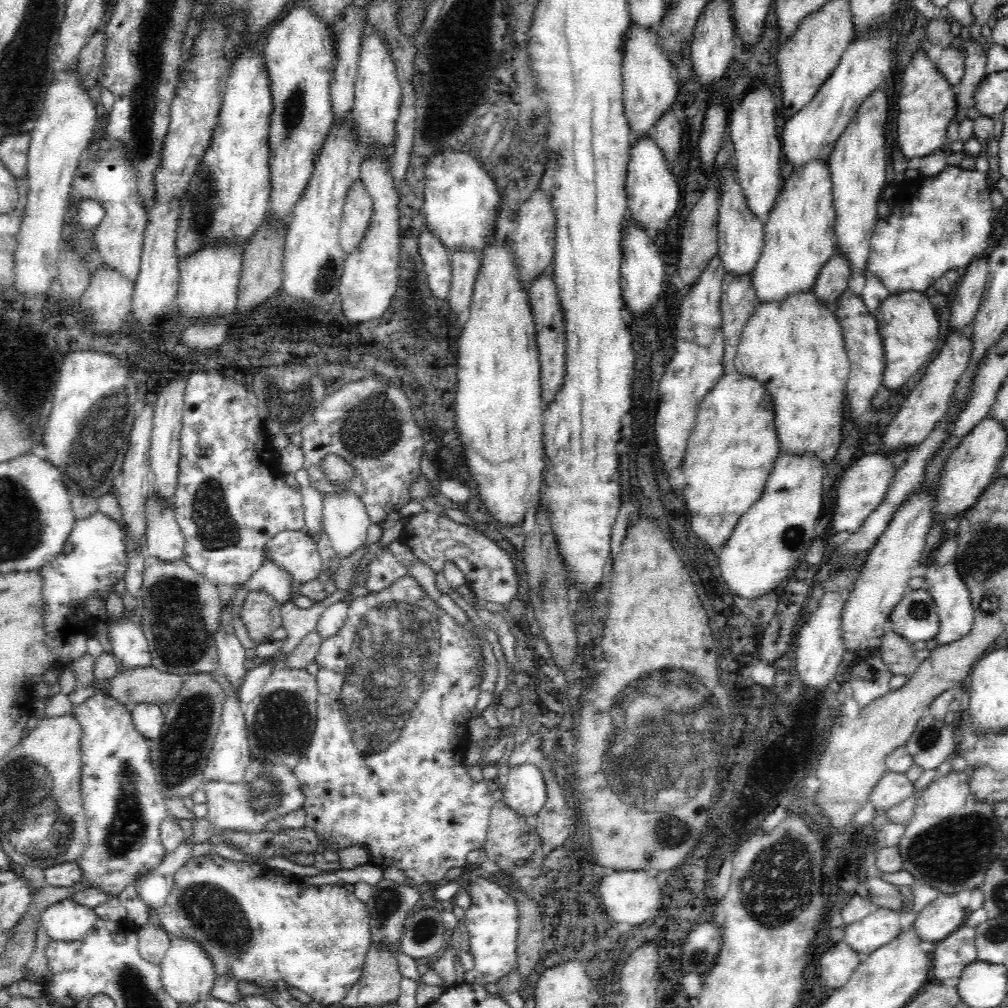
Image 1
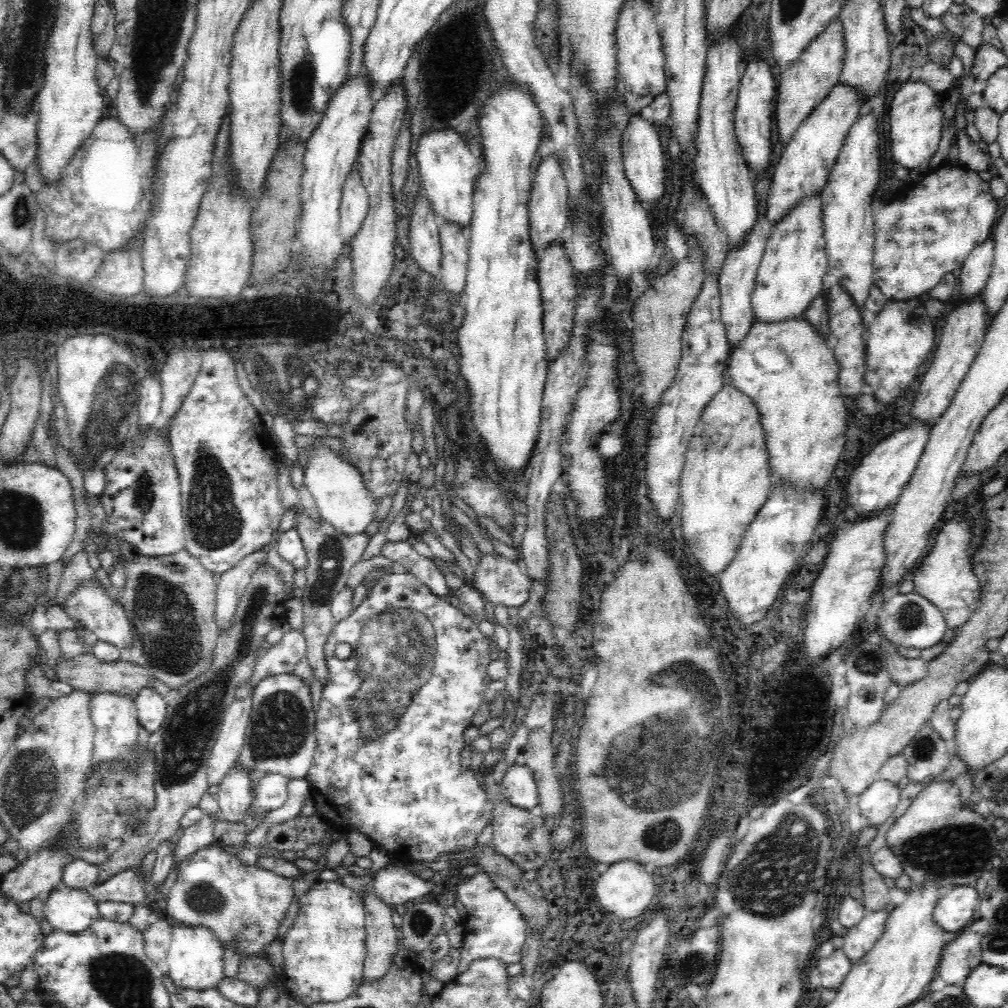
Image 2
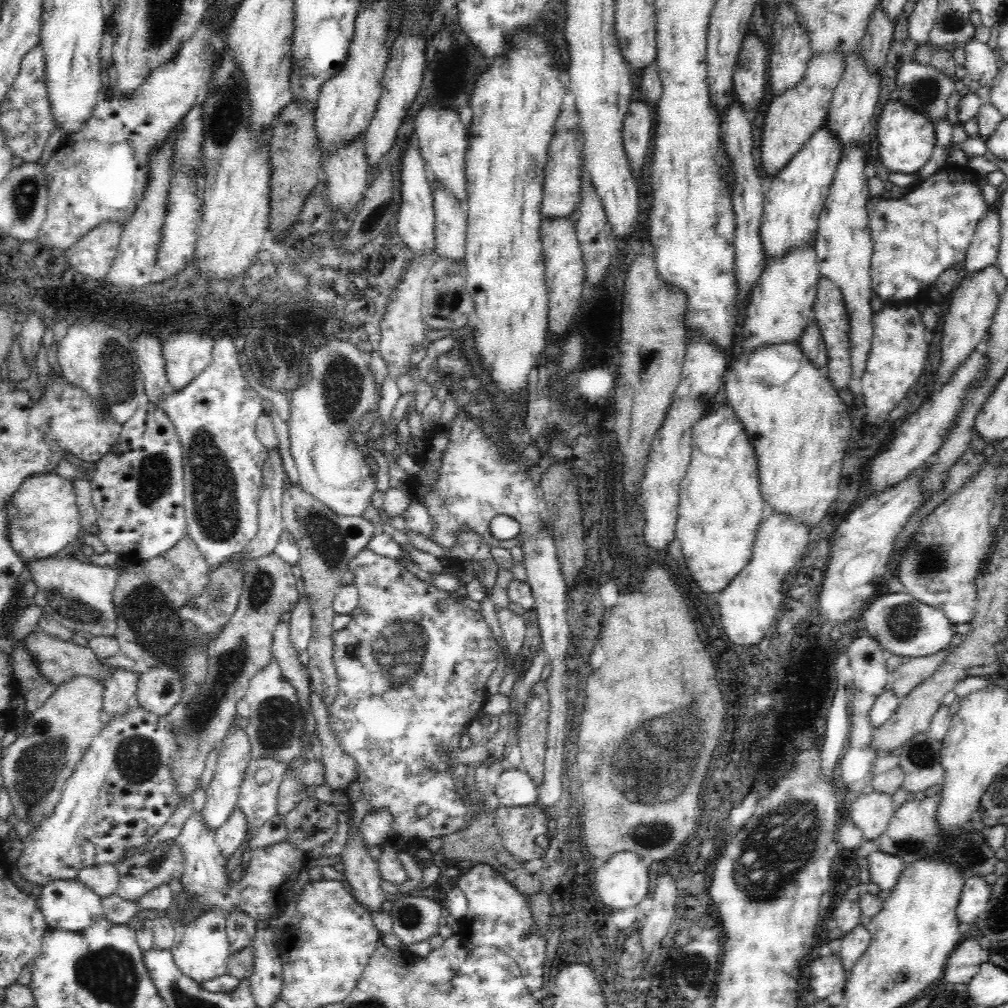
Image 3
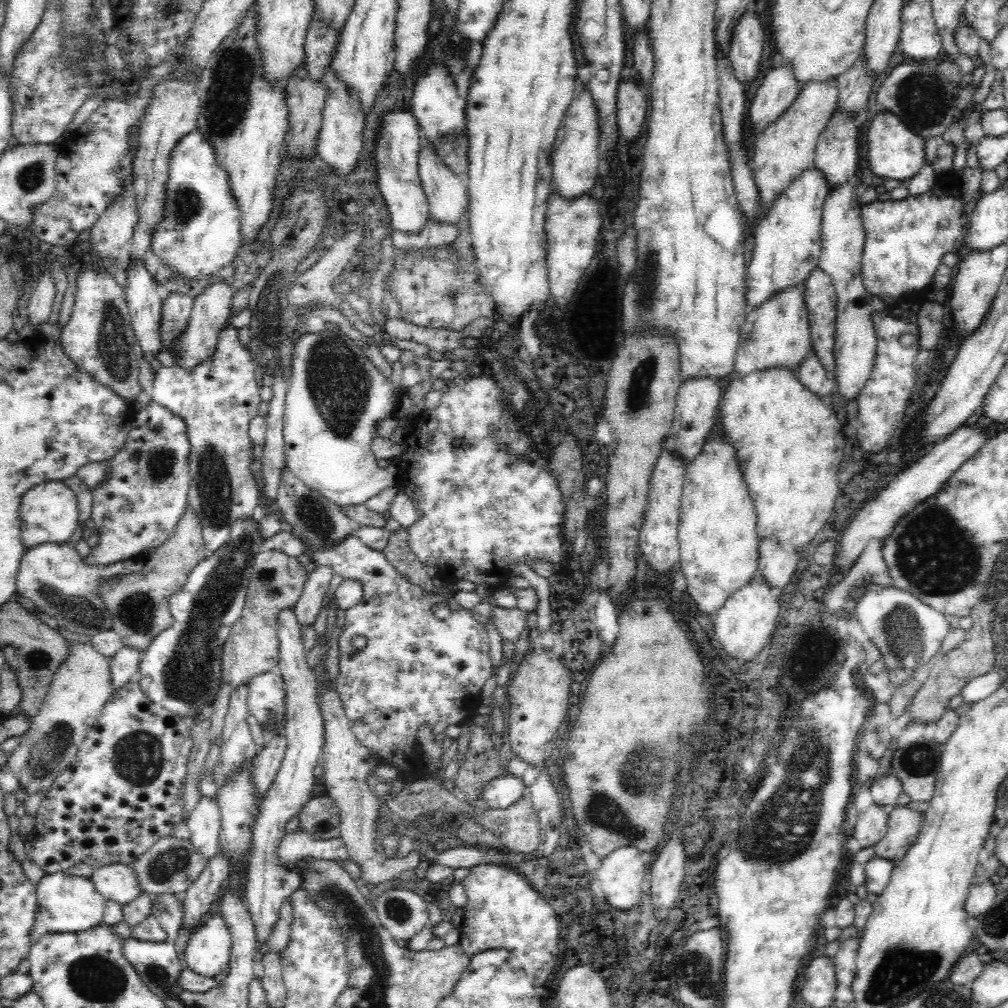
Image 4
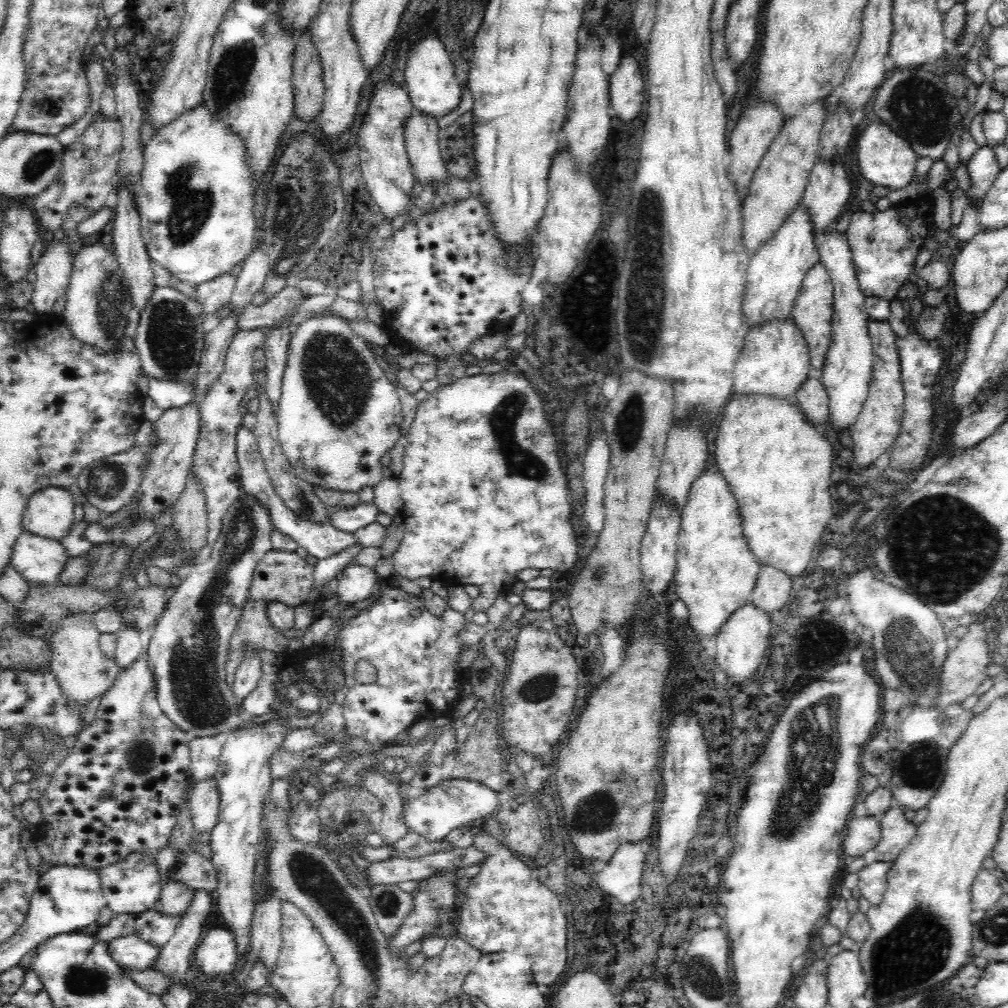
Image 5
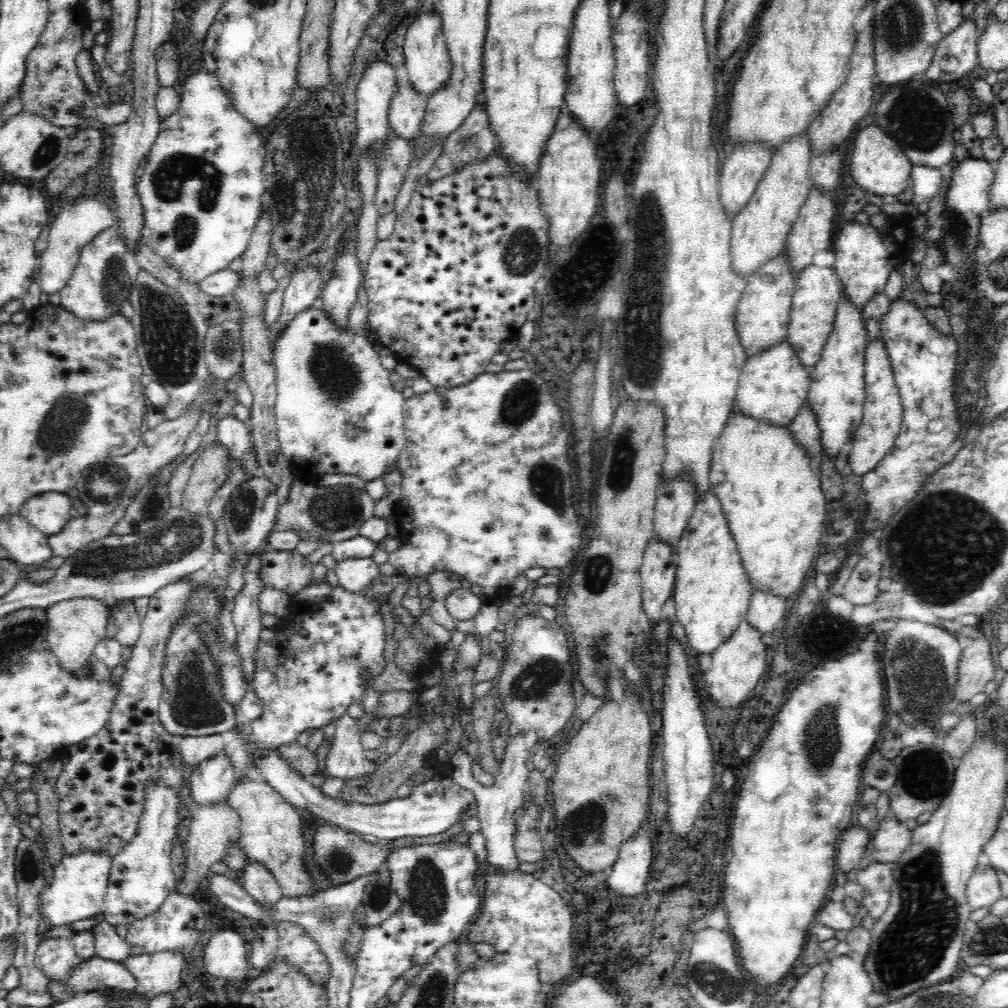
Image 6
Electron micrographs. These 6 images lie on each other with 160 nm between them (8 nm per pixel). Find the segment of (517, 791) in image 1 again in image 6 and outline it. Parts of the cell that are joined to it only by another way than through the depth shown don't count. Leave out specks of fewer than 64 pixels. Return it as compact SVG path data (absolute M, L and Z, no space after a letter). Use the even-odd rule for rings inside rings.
M276 748L262 750L264 756L258 758L257 772L262 774L264 782L268 783L274 791L282 795L290 805L306 810L314 814L316 818L322 818L336 827L348 830L362 836L370 834L376 836L380 842L389 842L404 836L434 836L444 830L448 830L462 813L468 812L468 816L477 814L476 799L470 791L460 787L452 777L436 775L433 779L414 786L411 793L405 798L395 798L383 803L360 804L358 802L346 802L338 797L330 797L322 792L320 787L310 784L308 778L302 776L289 762L283 760Z

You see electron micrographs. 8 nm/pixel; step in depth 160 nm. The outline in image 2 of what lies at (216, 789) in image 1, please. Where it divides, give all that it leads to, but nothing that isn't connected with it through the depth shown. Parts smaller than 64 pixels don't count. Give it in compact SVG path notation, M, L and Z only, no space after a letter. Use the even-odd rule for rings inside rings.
M287 627L280 642L267 648L266 654L257 658L247 688L251 690L258 680L268 674L292 673L295 665L305 656L306 649L303 629ZM249 694L247 699L236 699L223 716L221 731L207 762L209 786L220 784L224 775L236 764L243 749L246 727L250 724L251 707ZM272 772L266 773L255 785L249 812L256 814L262 810L271 811L284 806L288 798L286 784L288 779L285 776Z

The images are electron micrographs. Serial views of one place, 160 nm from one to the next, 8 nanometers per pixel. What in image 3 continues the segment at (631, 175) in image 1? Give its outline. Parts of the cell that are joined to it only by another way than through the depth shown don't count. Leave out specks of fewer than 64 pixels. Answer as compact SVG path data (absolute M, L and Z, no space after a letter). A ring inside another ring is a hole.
M634 101L626 110L622 124L623 147L633 174L640 173L642 164L649 160L648 146L650 146L650 128L652 128L652 112L648 103Z

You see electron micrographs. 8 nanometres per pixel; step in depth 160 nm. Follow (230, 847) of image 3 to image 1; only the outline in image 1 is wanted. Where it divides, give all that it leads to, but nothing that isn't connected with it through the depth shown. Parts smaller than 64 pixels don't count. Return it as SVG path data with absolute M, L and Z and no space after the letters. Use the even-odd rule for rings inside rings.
M238 691L227 692L224 701L224 714L222 714L221 725L217 732L218 736L216 736L203 772L205 783L210 780L220 780L230 784L240 784L242 787L247 785L244 779L246 768L250 767L251 754L246 738L246 721L244 721L243 712L243 705L238 703Z

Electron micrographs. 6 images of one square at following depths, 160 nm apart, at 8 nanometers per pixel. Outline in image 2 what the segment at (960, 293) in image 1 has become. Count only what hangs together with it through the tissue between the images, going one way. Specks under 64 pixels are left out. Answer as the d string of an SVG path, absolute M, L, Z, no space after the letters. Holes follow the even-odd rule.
M994 236L972 248L962 263L960 274L961 298L976 296L984 290L993 265Z

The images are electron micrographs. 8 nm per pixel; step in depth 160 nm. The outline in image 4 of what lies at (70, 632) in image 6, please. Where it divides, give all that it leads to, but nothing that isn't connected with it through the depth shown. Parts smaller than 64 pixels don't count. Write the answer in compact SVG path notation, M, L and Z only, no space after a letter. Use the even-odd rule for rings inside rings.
M70 641L68 658L58 666L40 712L34 717L29 729L21 735L18 746L9 754L7 765L18 778L19 786L26 787L29 795L38 792L38 790L46 791L48 786L54 782L58 773L62 772L74 760L78 746L86 738L88 728L94 724L94 720L101 714L102 708L107 704L107 700L113 692L109 659L102 656L102 653L98 652L90 642Z

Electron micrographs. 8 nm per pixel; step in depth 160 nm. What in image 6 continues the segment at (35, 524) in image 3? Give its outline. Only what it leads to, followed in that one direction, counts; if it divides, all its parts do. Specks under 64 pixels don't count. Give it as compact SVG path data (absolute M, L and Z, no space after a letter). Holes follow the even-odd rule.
M46 492L30 498L19 510L19 515L35 526L43 535L56 534L68 524L72 495Z

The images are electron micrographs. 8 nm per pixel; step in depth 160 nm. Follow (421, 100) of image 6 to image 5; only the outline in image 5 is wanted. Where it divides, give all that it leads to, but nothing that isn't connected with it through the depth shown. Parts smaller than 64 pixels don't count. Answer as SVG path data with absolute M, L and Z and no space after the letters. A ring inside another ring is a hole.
M413 108L412 114L404 118L404 145L406 145L406 154L410 161L413 175L417 181L417 188L423 188L428 180L442 180L449 174L446 172L446 165L442 161L439 151L438 125L431 114L424 114Z

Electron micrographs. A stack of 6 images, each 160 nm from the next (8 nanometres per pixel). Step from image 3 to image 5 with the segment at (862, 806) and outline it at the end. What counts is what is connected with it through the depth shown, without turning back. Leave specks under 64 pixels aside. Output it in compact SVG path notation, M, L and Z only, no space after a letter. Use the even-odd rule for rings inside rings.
M858 815L847 822L845 836L842 840L842 856L859 857L876 848L880 840L880 825L874 817Z

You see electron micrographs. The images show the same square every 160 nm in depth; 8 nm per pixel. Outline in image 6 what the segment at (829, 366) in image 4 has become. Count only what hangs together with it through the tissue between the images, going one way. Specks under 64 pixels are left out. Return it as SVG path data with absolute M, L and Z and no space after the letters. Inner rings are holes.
M810 263L796 275L786 343L794 349L794 355L802 365L812 366L820 360L821 352L832 332L836 309L842 295L842 283L834 275L832 268L818 268Z

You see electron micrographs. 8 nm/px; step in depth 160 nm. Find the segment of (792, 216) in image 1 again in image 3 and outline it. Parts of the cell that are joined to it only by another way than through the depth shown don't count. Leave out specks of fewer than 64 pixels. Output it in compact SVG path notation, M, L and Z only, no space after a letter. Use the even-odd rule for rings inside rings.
M812 245L800 247L768 265L752 288L746 320L738 330L736 341L740 342L741 352L753 351L762 345L798 343L804 357L820 372L828 373L824 341L813 320L816 282L820 276L815 247Z

